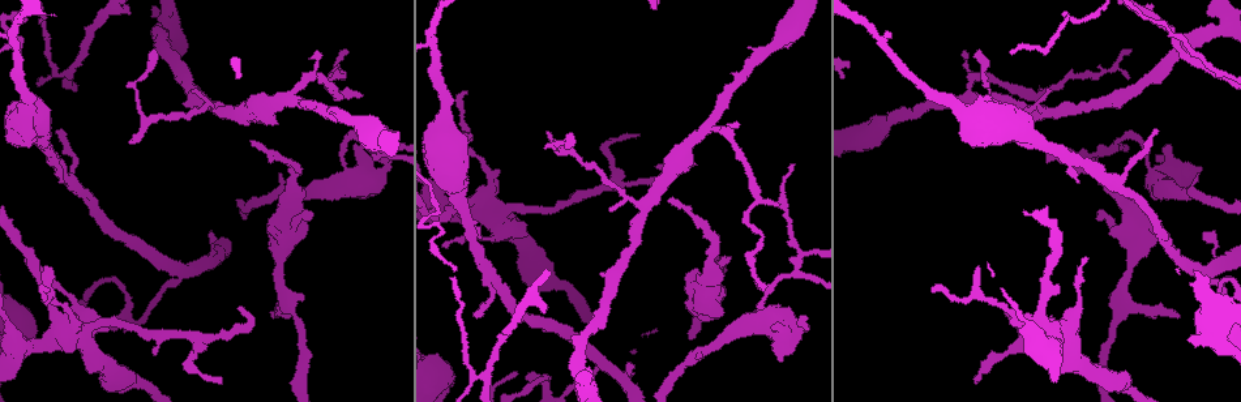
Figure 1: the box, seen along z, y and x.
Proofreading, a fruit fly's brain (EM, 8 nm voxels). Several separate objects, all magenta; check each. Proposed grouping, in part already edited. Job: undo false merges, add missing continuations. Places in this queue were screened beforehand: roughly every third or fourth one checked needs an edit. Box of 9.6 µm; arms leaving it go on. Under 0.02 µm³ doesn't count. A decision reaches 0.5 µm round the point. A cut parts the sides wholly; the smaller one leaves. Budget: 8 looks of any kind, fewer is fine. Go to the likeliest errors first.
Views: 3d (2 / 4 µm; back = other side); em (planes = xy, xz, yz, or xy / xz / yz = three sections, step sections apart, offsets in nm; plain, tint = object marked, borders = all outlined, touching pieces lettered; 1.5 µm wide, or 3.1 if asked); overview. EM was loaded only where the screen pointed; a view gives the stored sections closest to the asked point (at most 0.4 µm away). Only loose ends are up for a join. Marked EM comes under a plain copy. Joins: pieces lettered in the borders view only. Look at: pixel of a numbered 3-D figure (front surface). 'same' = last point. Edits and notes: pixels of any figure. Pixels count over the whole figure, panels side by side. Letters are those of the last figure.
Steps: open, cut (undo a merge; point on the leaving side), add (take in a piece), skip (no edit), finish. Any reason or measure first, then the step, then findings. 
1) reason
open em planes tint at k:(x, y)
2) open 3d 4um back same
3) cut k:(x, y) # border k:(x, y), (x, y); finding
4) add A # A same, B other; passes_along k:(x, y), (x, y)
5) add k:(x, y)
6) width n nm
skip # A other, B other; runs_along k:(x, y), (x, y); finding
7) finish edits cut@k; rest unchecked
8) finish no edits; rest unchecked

four-way junction
open em xy step 4 tint at 1:(68, 70)

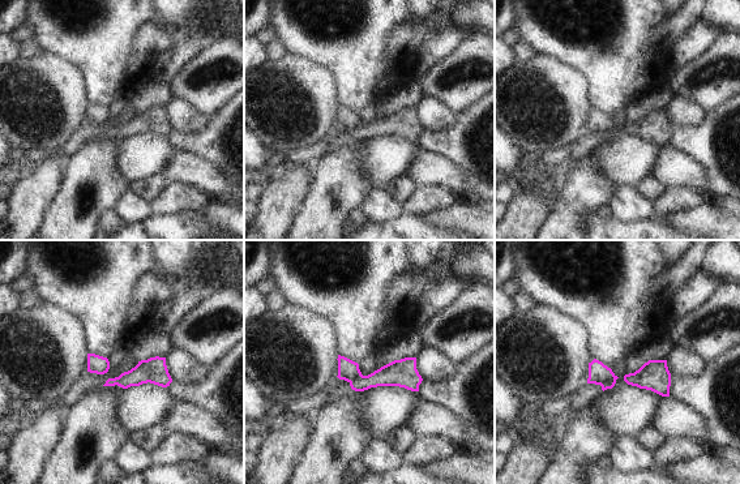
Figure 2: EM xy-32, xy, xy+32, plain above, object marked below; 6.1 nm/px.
open em xy step 4 borders same

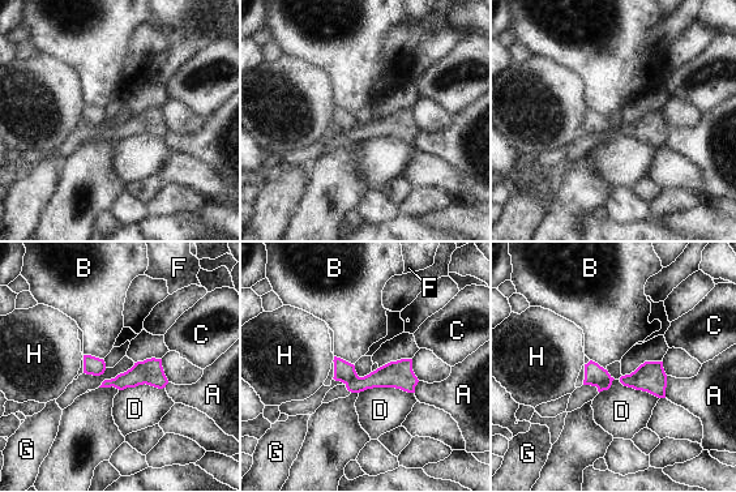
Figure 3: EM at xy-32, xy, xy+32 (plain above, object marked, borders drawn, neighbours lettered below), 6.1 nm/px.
longest_contact D 340 nm
cut 3:(345, 372) # A other, B other, C other, D other, F other, G other, H other; two cells meet here

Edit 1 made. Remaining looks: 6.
tapers out
open em xy step 4 tint at 1:(533, 375)

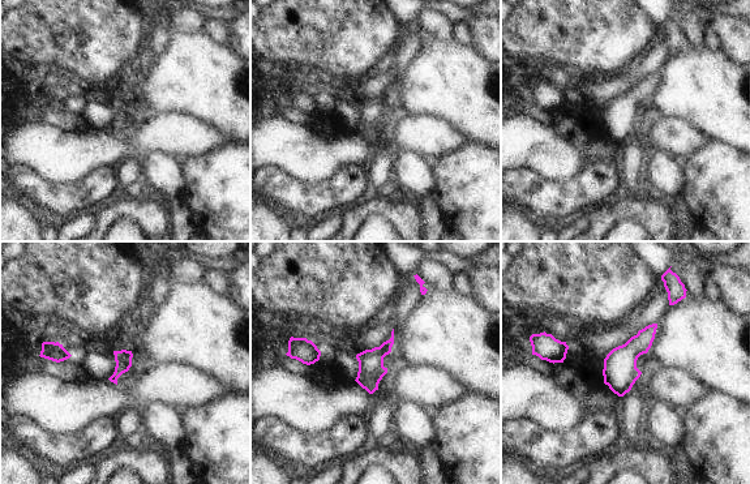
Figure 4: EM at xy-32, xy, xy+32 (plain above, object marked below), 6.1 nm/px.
open em planes borders same

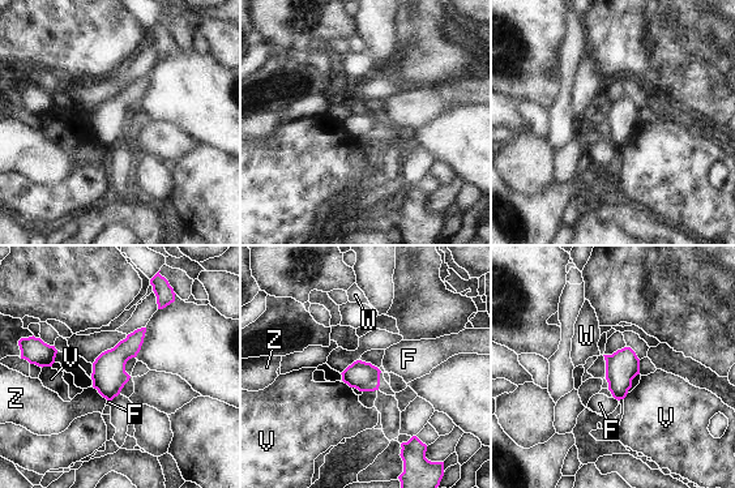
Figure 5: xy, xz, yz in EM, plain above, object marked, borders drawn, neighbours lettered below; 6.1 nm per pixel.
skip # F other, V other, W other, Z other; border 5:(614, 397), (618, 401); no lettered piece goes on from it

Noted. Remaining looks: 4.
finish edits cut@3; rest unchecked

